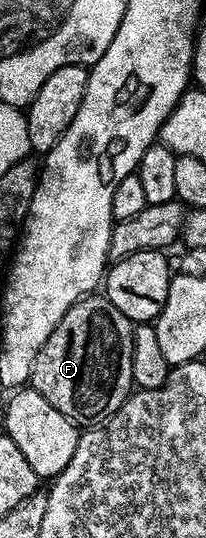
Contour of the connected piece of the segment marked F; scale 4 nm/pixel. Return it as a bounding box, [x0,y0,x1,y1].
[30,294,133,426]

